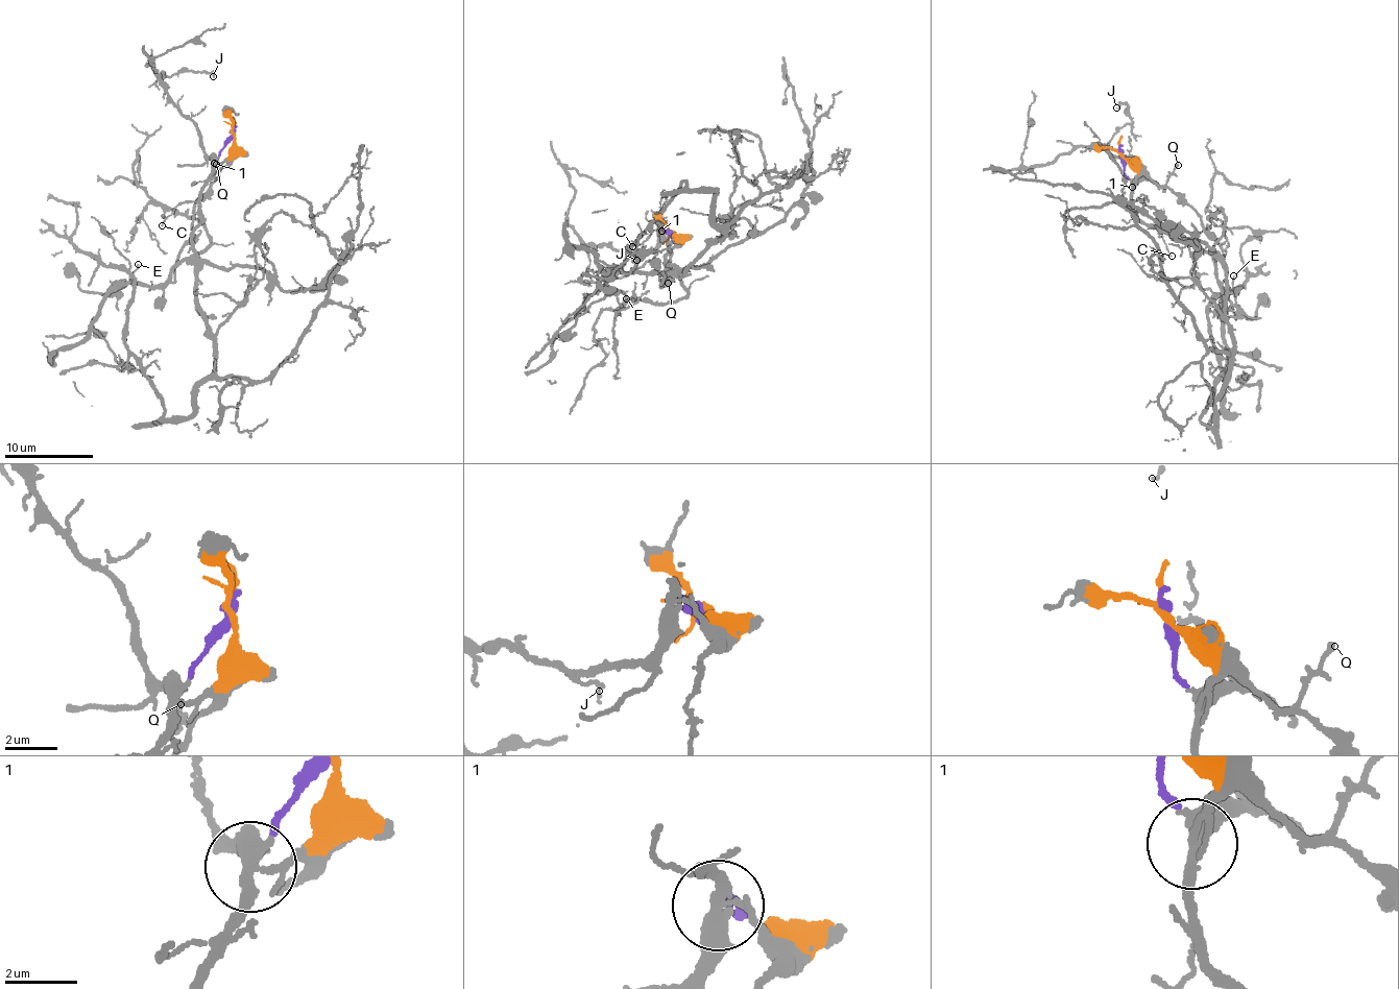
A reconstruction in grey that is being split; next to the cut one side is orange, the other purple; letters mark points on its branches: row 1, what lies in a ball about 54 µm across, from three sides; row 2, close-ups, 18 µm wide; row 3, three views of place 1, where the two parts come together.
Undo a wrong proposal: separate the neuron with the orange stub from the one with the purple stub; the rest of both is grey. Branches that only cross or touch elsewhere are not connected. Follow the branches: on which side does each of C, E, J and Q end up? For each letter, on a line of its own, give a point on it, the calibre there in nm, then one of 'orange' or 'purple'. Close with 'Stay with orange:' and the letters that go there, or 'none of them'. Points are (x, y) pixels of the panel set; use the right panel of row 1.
C: at (1172, 256); 110 nm thick; purple
E: at (1233, 275); 130 nm thick; orange
J: at (1116, 107); 150 nm thick; purple
Q: at (1178, 165); 160 nm thick; orange
Stay with orange: E, Q

